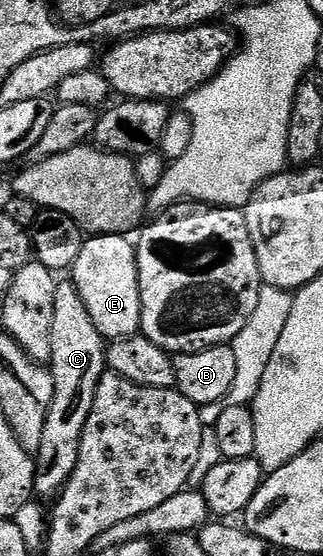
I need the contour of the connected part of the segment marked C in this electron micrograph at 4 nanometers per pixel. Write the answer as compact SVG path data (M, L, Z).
M59 281L56 288L56 313L52 316L52 356L48 363L48 369L54 378L54 399L48 412L48 424L44 424L44 440L36 455L37 470L34 475L34 493L39 499L57 499L78 464L80 440L88 424L92 404L96 400L96 388L108 372L106 348L107 343L100 332L96 332L96 324L92 324L92 316L88 316L88 308L84 308L84 300L73 281Z

